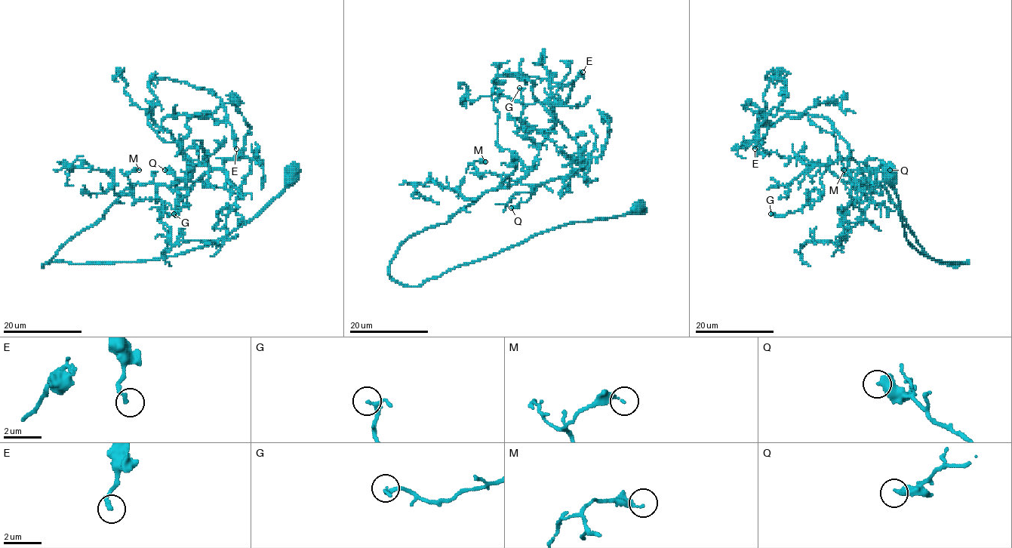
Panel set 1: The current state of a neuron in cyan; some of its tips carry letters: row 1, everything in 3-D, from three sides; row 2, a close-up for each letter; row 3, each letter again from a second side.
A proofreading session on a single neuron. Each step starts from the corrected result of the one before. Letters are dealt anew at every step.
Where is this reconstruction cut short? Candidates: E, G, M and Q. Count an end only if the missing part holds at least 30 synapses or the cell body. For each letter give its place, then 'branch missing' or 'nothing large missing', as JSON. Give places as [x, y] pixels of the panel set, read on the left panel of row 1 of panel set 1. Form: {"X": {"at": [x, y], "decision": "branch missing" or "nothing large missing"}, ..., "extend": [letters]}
{"E": {"at": [236, 149], "decision": "nothing large missing"}, "G": {"at": [173, 213], "decision": "nothing large missing"}, "M": {"at": [139, 170], "decision": "nothing large missing"}, "Q": {"at": [164, 170], "decision": "nothing large missing"}, "extend": []}

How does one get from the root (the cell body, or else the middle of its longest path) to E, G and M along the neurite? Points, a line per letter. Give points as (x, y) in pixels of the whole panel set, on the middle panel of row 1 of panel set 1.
E: (637, 207), (417, 286), (389, 274), (410, 237), (536, 165), (497, 143), (494, 80), (567, 84), (582, 72)
G: (637, 207), (536, 234), (417, 286), (390, 276), (410, 237), (532, 168), (538, 146), (521, 121), (519, 87)
M: (637, 207), (397, 283), (389, 264), (404, 241), (502, 188), (472, 165), (485, 161)

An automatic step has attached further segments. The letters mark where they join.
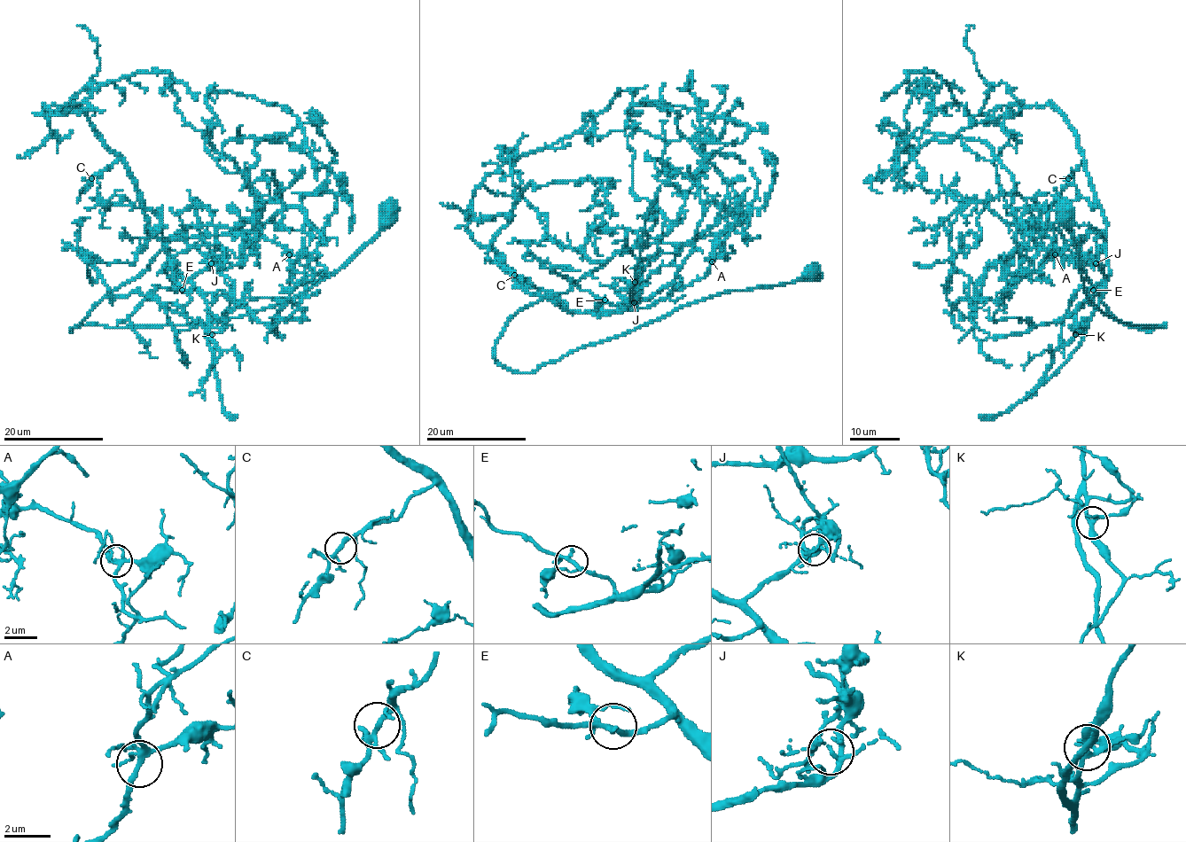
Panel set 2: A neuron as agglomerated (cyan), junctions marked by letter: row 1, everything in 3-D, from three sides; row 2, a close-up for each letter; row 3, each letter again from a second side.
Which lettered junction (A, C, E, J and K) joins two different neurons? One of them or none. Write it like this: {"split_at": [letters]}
{"split_at": ["J"]}

